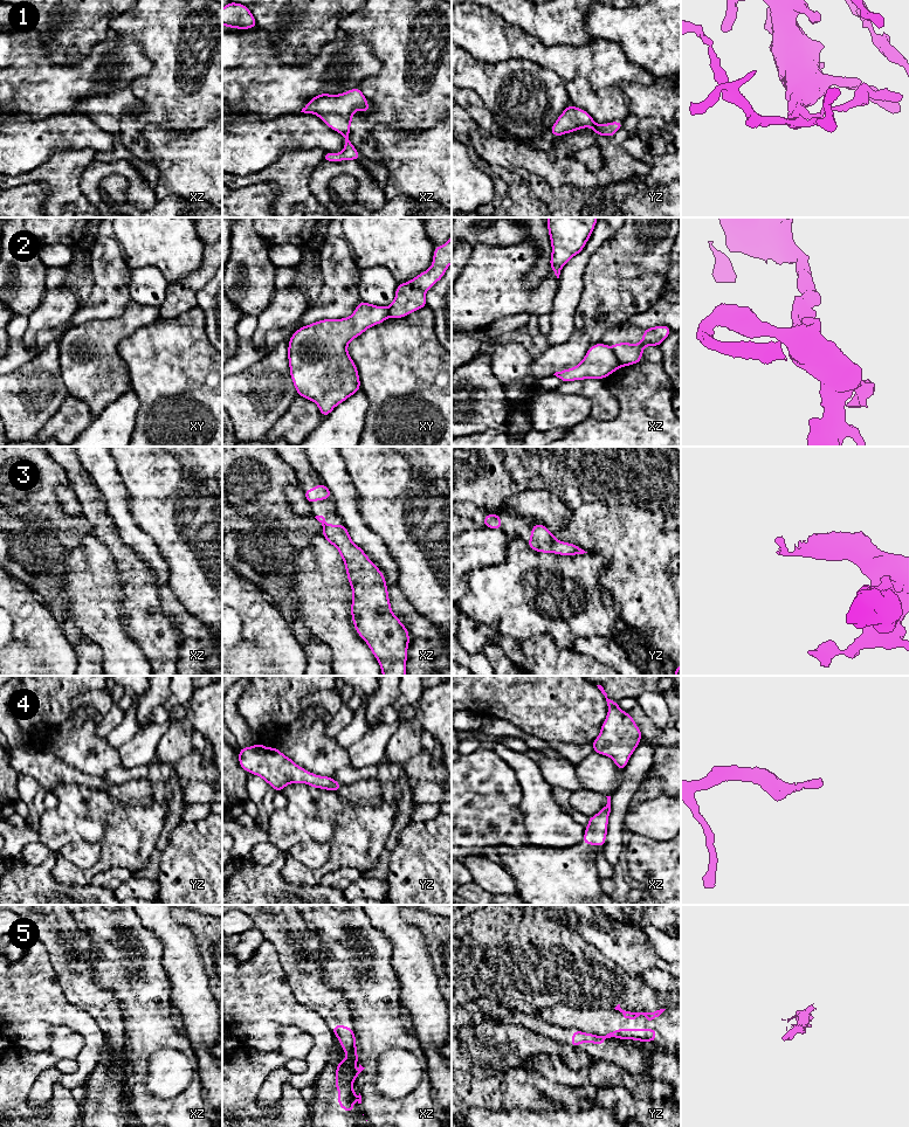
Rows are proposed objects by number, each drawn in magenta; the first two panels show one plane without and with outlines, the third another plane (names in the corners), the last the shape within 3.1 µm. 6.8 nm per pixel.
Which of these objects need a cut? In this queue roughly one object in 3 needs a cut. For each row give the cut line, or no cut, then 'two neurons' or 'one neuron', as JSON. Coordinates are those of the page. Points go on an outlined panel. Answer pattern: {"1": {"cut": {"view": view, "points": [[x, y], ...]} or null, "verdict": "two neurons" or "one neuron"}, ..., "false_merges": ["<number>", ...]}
{"1": {"cut": null, "verdict": "one neuron"}, "2": {"cut": {"view": "xz", "points": [[610, 347], [621, 366]]}, "verdict": "two neurons"}, "3": {"cut": null, "verdict": "one neuron"}, "4": {"cut": null, "verdict": "one neuron"}, "5": {"cut": {"view": "xz", "points": [[355, 1044], [353, 1049], [348, 1053]]}, "verdict": "two neurons"}, "false_merges": ["2", "5"]}

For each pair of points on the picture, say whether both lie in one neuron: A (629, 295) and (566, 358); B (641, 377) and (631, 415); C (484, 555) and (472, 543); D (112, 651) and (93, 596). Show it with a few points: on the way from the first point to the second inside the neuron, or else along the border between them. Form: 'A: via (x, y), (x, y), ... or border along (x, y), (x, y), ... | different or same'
A: via (613, 311), (580, 341) | same
B: via (641, 386), (641, 401), (637, 406) | same
C: via (481, 552), (474, 546) | same
D: via (111, 637), (96, 610) | same

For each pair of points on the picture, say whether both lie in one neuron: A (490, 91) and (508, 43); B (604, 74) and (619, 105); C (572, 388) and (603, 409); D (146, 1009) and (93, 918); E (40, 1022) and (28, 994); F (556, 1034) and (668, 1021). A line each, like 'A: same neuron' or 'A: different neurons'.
A: different neurons
B: different neurons
C: same neuron
D: same neuron
E: same neuron
F: different neurons

